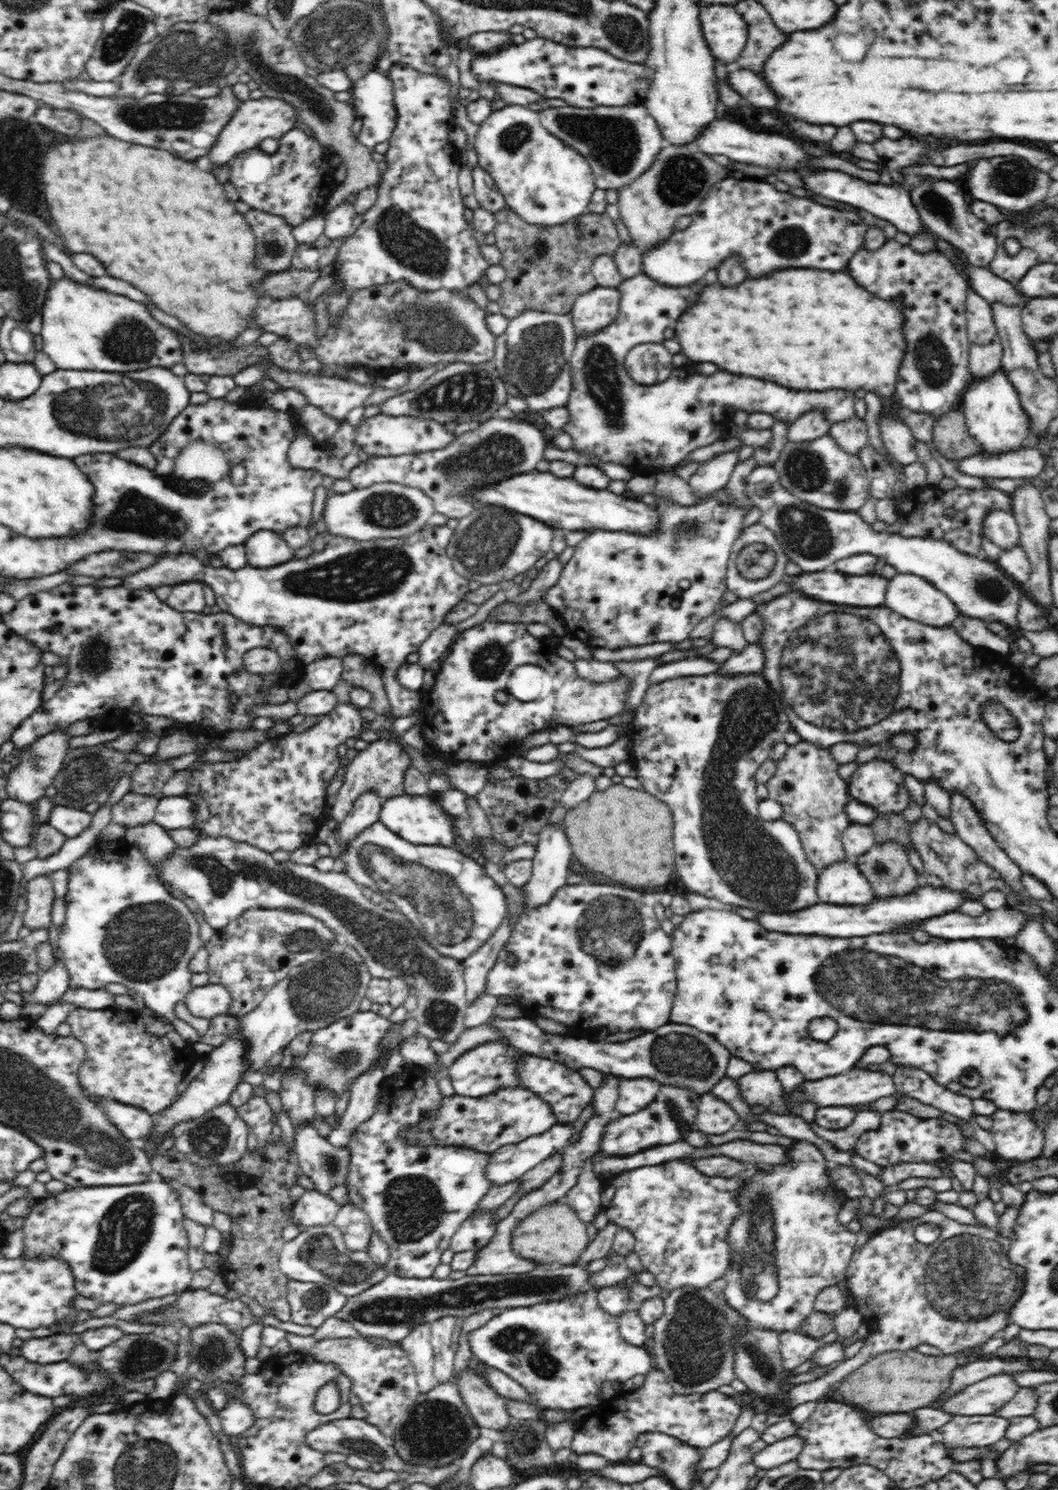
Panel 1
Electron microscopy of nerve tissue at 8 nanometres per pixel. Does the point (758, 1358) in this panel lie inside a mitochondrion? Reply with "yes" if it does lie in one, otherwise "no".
yes

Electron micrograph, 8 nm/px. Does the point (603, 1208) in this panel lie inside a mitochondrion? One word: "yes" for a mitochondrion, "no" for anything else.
no

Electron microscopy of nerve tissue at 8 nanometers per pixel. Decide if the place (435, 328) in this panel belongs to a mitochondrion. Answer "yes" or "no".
yes

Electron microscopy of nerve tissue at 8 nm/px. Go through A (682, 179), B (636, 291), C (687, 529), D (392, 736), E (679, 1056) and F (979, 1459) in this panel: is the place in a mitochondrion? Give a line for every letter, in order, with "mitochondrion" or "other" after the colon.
A: mitochondrion
B: other
C: mitochondrion
D: other
E: mitochondrion
F: other

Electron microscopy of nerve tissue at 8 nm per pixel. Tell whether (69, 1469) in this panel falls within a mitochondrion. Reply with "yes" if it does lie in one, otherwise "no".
no

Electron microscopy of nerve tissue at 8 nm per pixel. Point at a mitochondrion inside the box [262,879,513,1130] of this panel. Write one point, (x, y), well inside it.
(325, 989)

